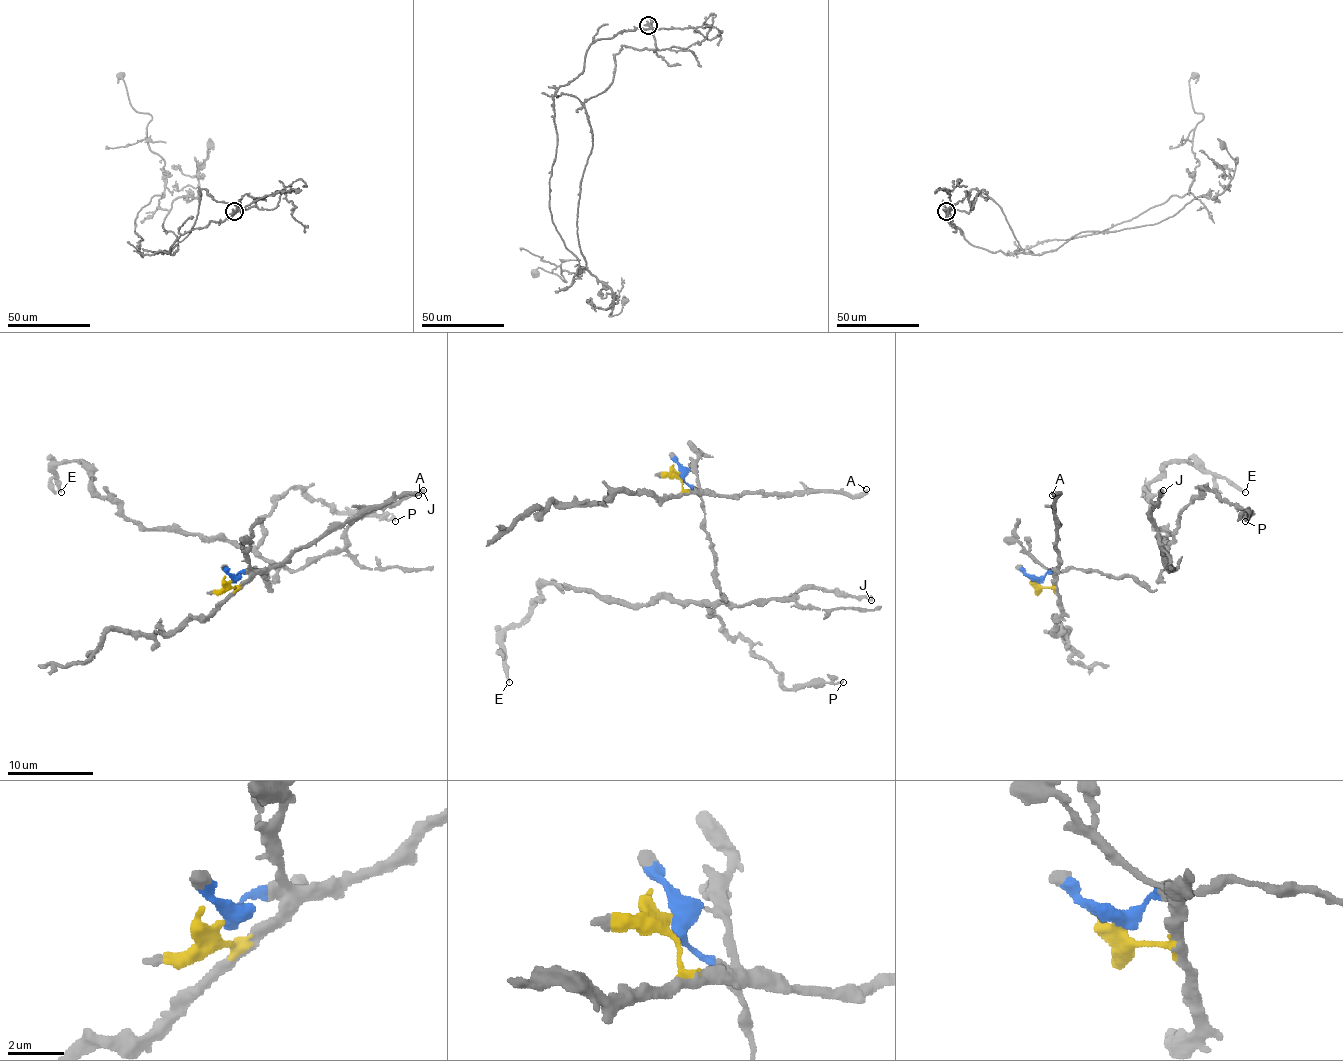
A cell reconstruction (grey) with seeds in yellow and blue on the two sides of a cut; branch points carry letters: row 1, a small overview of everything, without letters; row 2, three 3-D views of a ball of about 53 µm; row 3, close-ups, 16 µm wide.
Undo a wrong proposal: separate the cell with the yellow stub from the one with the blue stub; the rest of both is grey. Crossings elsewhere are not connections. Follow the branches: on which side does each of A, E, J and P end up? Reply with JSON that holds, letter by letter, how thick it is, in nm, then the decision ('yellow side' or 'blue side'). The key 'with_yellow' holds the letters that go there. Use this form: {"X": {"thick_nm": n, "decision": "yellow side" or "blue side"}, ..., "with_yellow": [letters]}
{"A": {"thick_nm": 340, "decision": "yellow side"}, "E": {"thick_nm": 240, "decision": "blue side"}, "J": {"thick_nm": 360, "decision": "blue side"}, "P": {"thick_nm": 240, "decision": "blue side"}, "with_yellow": ["A"]}

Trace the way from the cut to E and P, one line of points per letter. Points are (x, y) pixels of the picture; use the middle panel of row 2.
E: (679, 474), (703, 508), (714, 582), (724, 599), (638, 603), (543, 584), (530, 614), (504, 633), (508, 681)
P: (679, 474), (703, 508), (714, 582), (724, 599), (707, 605), (711, 614), (768, 662), (787, 687), (843, 681)

